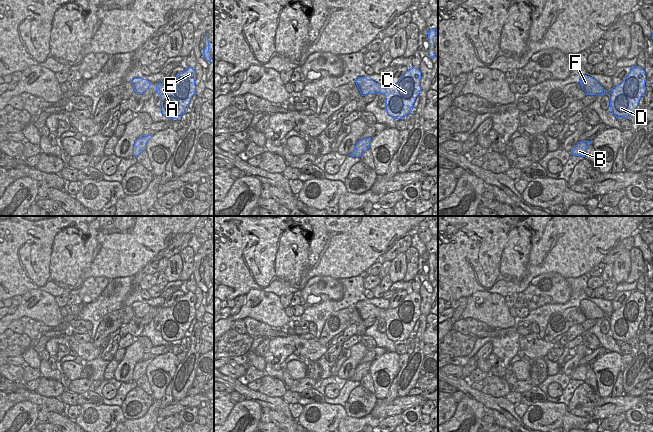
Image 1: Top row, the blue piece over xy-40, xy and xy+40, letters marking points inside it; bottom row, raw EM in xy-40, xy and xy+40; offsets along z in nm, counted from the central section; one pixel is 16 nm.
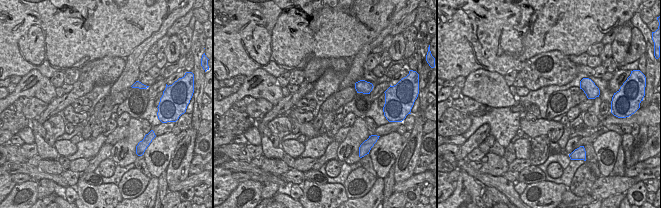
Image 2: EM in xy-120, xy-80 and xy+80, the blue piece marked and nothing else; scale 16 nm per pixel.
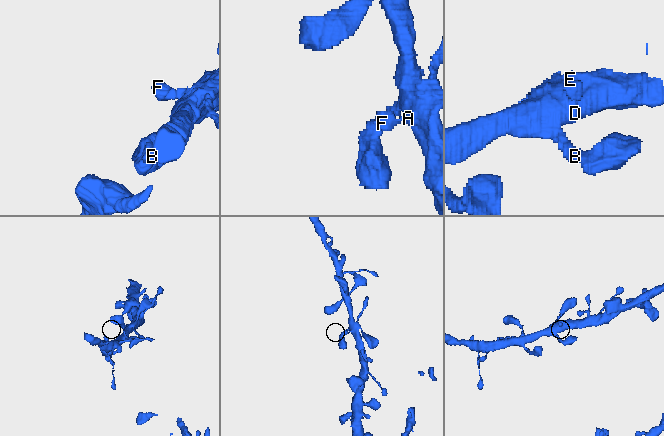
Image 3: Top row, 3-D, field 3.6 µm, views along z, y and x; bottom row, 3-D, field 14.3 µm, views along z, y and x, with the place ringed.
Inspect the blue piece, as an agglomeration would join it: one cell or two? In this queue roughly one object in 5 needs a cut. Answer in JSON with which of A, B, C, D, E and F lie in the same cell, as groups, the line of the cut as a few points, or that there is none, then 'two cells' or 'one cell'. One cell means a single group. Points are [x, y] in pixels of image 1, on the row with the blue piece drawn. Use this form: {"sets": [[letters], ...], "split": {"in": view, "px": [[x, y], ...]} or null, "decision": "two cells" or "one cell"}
{"sets": [["A", "B", "C", "D", "E", "F"]], "split": null, "decision": "one cell"}

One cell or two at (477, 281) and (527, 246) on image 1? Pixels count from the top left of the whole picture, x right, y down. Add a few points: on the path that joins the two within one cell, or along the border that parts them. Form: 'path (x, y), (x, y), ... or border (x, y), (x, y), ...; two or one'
path (489, 269), (515, 246); one

